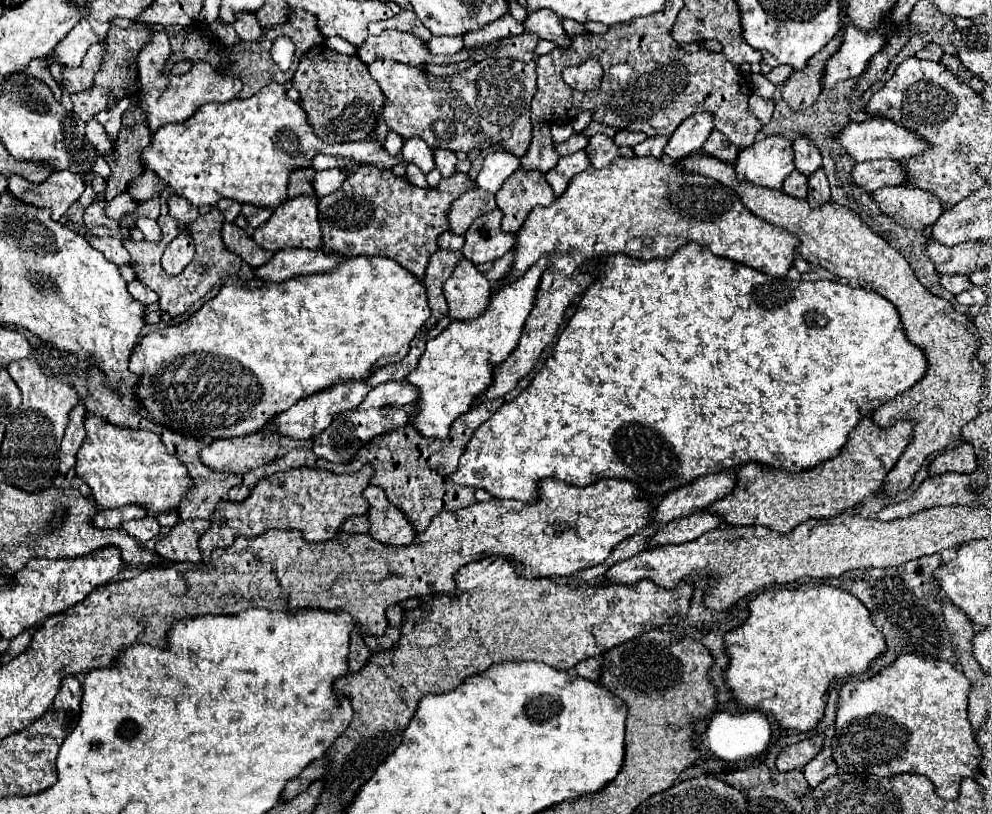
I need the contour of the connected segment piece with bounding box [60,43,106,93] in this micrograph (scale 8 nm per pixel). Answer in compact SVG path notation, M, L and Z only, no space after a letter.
M104 43L92 45L82 59L82 63L74 69L64 69L62 71L62 83L60 89L68 93L78 93L94 87L94 77L102 65L102 53L104 53Z

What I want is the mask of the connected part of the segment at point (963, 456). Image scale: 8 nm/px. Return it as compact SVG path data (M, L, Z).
M960 443L958 447L940 453L938 457L934 457L934 461L930 463L930 473L972 473L976 469L976 455L970 443Z

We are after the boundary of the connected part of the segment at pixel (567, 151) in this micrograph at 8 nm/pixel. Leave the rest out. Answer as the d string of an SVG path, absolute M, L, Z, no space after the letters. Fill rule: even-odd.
M576 133L564 143L554 143L554 151L560 155L572 155L576 151L582 151L586 145L588 145L588 139L582 133Z

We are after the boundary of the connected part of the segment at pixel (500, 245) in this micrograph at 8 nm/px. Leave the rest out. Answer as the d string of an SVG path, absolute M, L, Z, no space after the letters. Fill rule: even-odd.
M494 209L478 217L478 221L474 221L470 229L466 231L464 235L466 243L464 243L462 253L474 265L494 261L502 257L506 251L514 249L516 235L504 233L500 227L500 221L502 221L502 211Z

